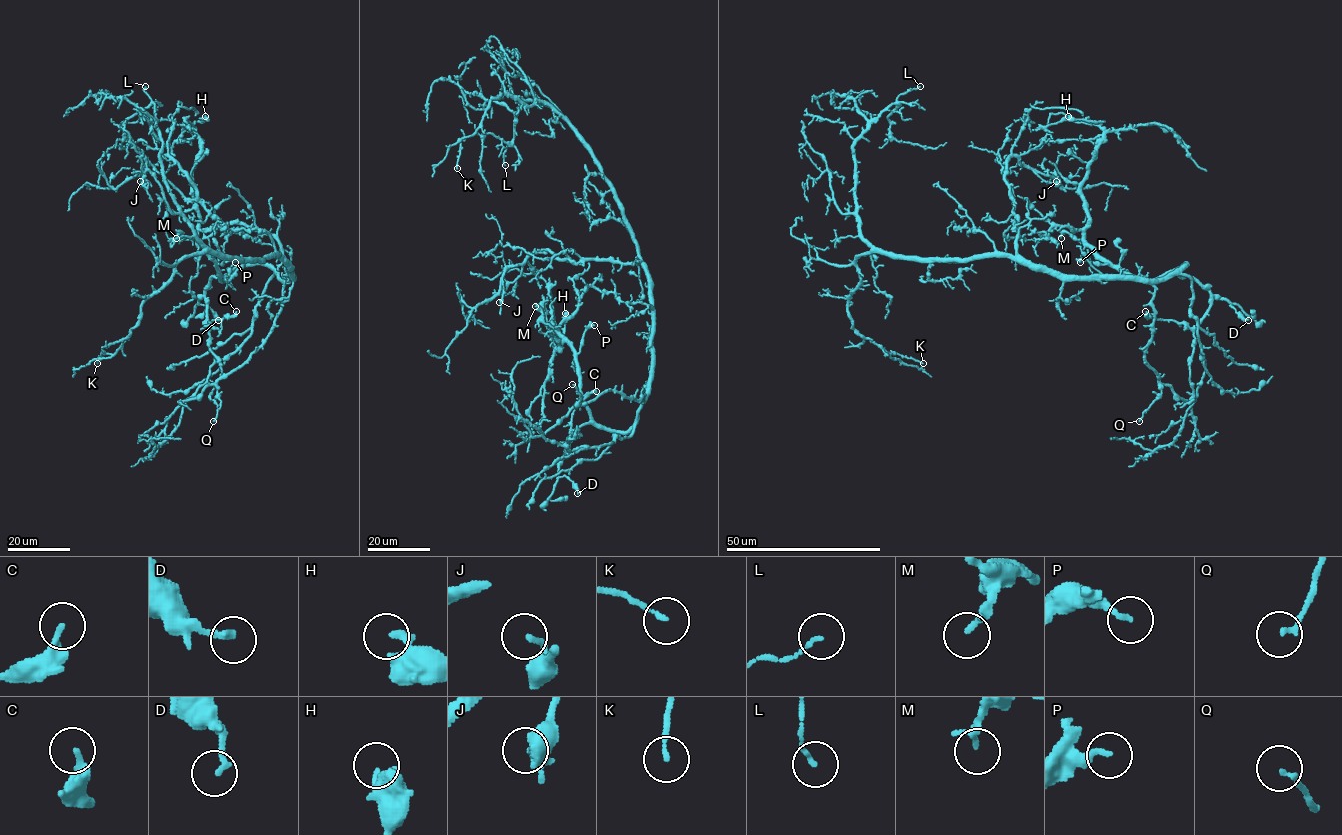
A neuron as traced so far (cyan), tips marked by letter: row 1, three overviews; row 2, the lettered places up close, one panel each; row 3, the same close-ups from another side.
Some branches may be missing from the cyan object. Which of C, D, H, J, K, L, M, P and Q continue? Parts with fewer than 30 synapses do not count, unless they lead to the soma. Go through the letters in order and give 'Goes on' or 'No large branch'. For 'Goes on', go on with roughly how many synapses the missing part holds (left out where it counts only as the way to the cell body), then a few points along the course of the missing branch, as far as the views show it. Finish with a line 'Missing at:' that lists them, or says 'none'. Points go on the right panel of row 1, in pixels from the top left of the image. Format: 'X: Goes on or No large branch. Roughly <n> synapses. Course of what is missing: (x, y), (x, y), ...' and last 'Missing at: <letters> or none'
C: No large branch
D: No large branch
H: No large branch
J: No large branch
K: No large branch
L: No large branch
M: No large branch
P: No large branch
Q: No large branch
Missing at: none

